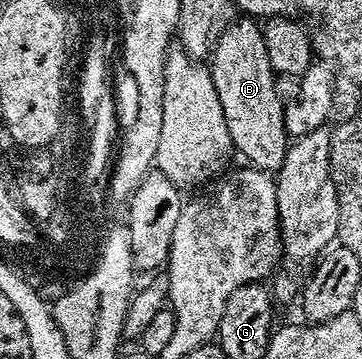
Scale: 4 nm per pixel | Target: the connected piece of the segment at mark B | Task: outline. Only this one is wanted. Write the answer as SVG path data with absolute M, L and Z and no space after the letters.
M242 17L239 20L239 23L227 22L217 32L212 43L212 54L208 59L210 76L214 82L216 97L220 97L220 109L224 109L224 121L228 121L228 133L234 142L234 151L242 154L246 158L243 160L249 166L274 173L282 166L288 146L284 104L280 97L276 97L275 74L268 61L268 49L264 49L261 26L250 17Z

